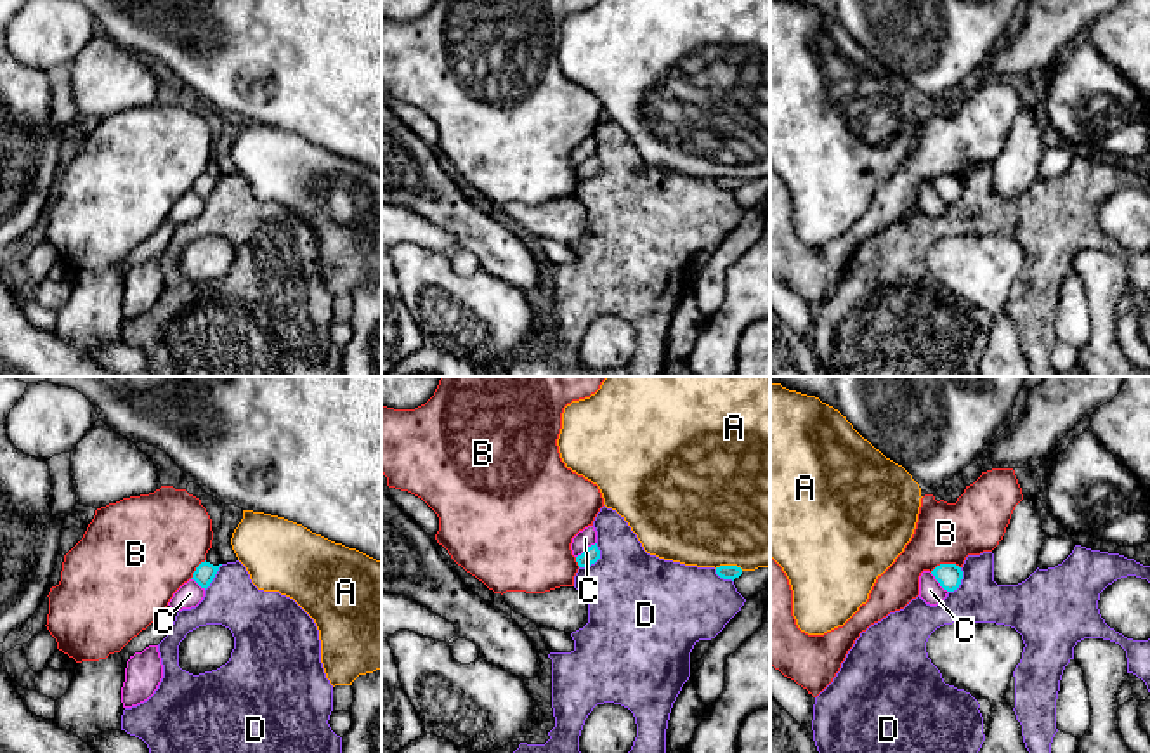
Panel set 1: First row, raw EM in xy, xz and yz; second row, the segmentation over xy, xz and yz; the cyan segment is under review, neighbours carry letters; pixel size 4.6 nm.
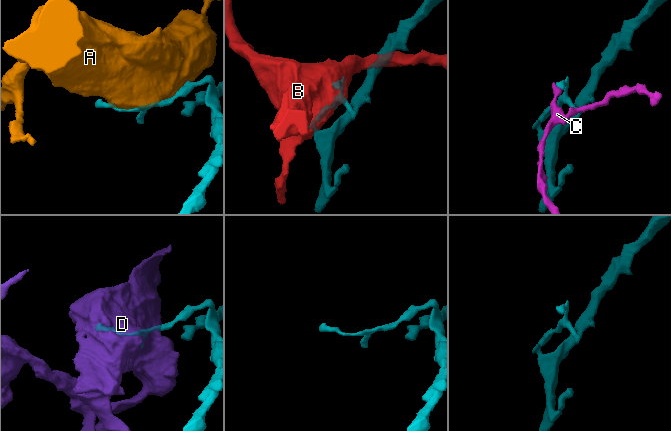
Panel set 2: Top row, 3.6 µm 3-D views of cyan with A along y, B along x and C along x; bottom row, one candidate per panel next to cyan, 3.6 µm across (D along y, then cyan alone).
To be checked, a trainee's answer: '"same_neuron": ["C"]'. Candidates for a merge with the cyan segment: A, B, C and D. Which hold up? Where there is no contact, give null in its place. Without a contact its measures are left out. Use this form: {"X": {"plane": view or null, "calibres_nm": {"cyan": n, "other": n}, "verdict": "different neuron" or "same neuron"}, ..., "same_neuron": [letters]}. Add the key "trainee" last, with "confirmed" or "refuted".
{"A": {"plane": "xz", "calibres_nm": {"cyan": 60, "other": 500}, "verdict": "different neuron"}, "B": {"plane": "yz", "calibres_nm": {"cyan": 120, "other": 280}, "verdict": "different neuron"}, "C": {"plane": "yz", "calibres_nm": {"cyan": 120, "other": 110}, "verdict": "different neuron"}, "D": {"plane": "xz", "calibres_nm": {"cyan": 80, "other": 440}, "verdict": "different neuron"}, "same_neuron": [], "trainee": "refuted"}

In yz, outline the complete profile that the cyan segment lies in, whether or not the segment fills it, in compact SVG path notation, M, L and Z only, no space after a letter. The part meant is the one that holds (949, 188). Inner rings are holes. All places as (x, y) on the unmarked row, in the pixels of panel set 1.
M940 175L931 182L931 186L947 203L957 201L963 191L963 182L956 175Z

